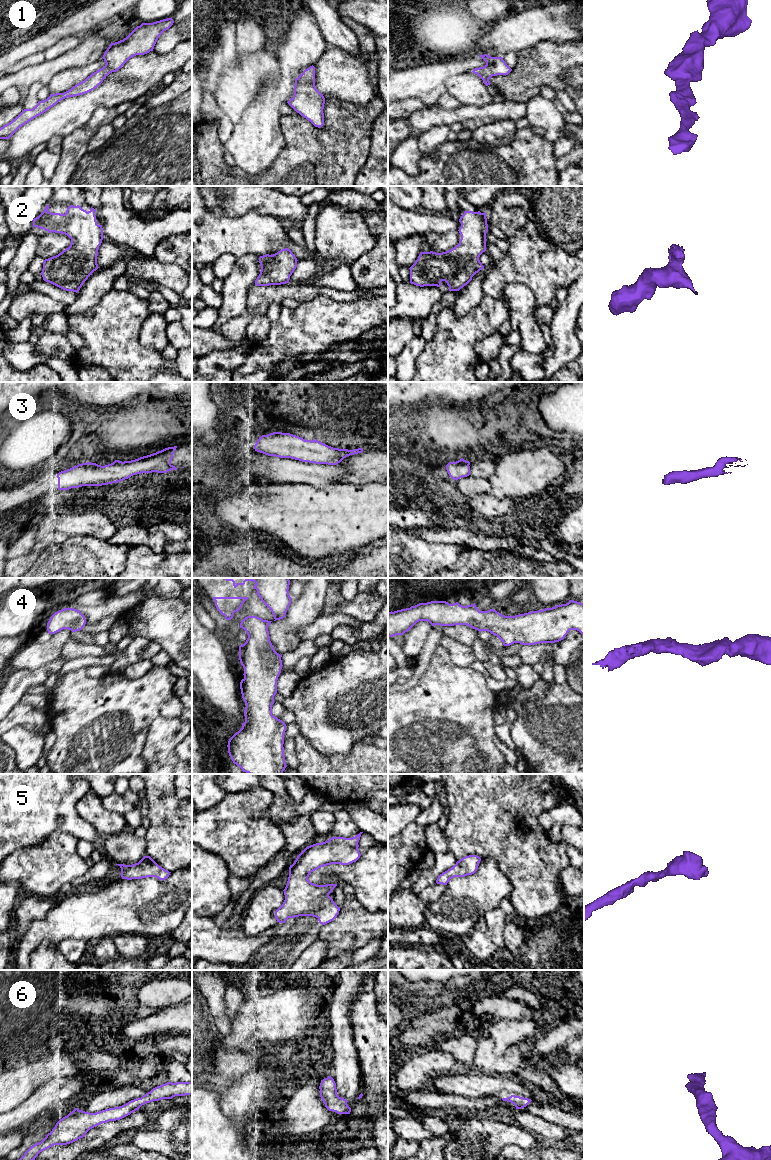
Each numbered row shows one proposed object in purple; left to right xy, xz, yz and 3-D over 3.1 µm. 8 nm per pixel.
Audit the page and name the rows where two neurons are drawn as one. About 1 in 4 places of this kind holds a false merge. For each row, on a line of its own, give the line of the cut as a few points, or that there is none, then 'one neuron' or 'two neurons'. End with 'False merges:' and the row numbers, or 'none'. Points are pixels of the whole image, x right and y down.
1: no cut | one neuron
2: no cut | one neuron
3: no cut | one neuron
4: no cut | one neuron
5: no cut | one neuron
6: no cut | one neuron
False merges: none

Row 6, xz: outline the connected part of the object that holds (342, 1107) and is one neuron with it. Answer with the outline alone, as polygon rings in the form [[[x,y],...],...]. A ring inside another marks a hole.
[[[331,1076],[321,1081],[319,1089],[320,1097],[329,1111],[337,1114],[350,1114],[351,1108],[347,1104],[348,1101],[338,1096],[336,1083]]]

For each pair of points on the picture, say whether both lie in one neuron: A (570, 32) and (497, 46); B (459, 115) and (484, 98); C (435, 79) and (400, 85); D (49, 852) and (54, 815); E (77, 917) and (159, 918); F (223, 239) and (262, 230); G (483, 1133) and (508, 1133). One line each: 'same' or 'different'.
A: same
B: different
C: same
D: different
E: same
F: same
G: same

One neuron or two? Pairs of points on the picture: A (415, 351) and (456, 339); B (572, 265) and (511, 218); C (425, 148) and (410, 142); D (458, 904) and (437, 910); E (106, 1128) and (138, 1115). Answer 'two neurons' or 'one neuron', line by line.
A: two neurons
B: two neurons
C: two neurons
D: one neuron
E: one neuron

